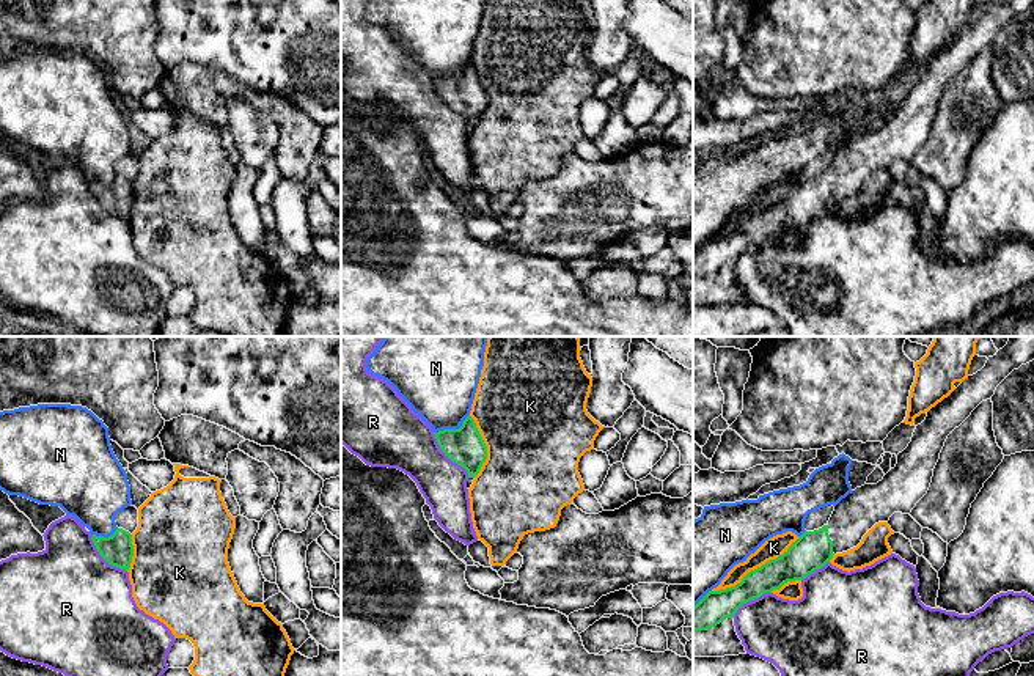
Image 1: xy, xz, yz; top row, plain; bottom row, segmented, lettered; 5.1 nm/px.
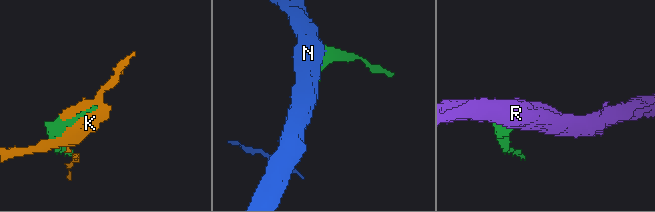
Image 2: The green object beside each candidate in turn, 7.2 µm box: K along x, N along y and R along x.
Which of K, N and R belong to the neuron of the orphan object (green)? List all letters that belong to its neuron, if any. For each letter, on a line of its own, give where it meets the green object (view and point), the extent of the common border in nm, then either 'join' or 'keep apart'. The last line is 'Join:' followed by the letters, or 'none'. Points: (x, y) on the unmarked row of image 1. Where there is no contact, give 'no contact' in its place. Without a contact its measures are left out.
K: contact yz (755, 217); length 550 nm; keep apart
N: contact xz (453, 77); length 200 nm; keep apart
R: contact xz (448, 104); length 300 nm; keep apart
Join: none

